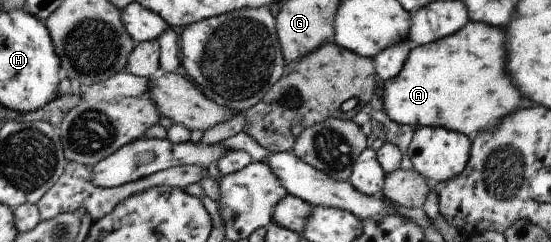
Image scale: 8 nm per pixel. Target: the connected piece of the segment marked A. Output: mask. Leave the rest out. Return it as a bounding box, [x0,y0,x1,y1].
[383,21,522,141]

